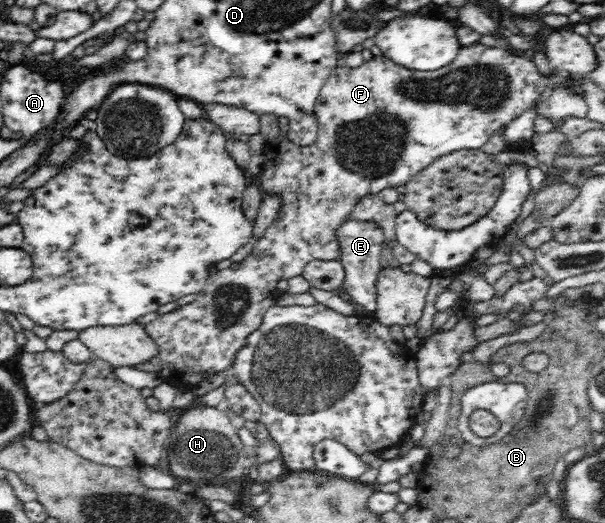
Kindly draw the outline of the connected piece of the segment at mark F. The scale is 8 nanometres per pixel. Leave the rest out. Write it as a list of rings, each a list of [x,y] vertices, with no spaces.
[[[479,42],[461,47],[450,64],[431,71],[398,66],[383,55],[373,56],[356,68],[337,67],[325,80],[316,99],[317,141],[307,147],[299,147],[286,138],[289,122],[281,118],[281,138],[272,138],[266,145],[266,160],[258,173],[258,187],[265,196],[274,195],[280,201],[280,210],[273,225],[253,243],[253,250],[246,260],[231,264],[227,269],[213,271],[205,289],[197,294],[193,302],[157,316],[149,325],[145,325],[145,332],[157,344],[157,355],[145,363],[131,366],[131,369],[155,373],[163,382],[180,391],[190,390],[217,374],[226,374],[237,351],[247,343],[248,336],[262,325],[265,312],[275,306],[277,281],[281,277],[289,279],[302,275],[303,268],[309,262],[338,259],[340,247],[336,240],[336,229],[350,219],[353,207],[365,195],[377,194],[387,187],[405,185],[414,175],[444,155],[459,150],[478,150],[497,129],[514,121],[537,99],[550,94],[553,89],[569,89],[584,98],[587,95],[585,90],[571,82],[581,77],[585,76],[572,76],[555,69],[550,74],[539,72],[530,55],[512,53],[504,46],[490,47]]]

